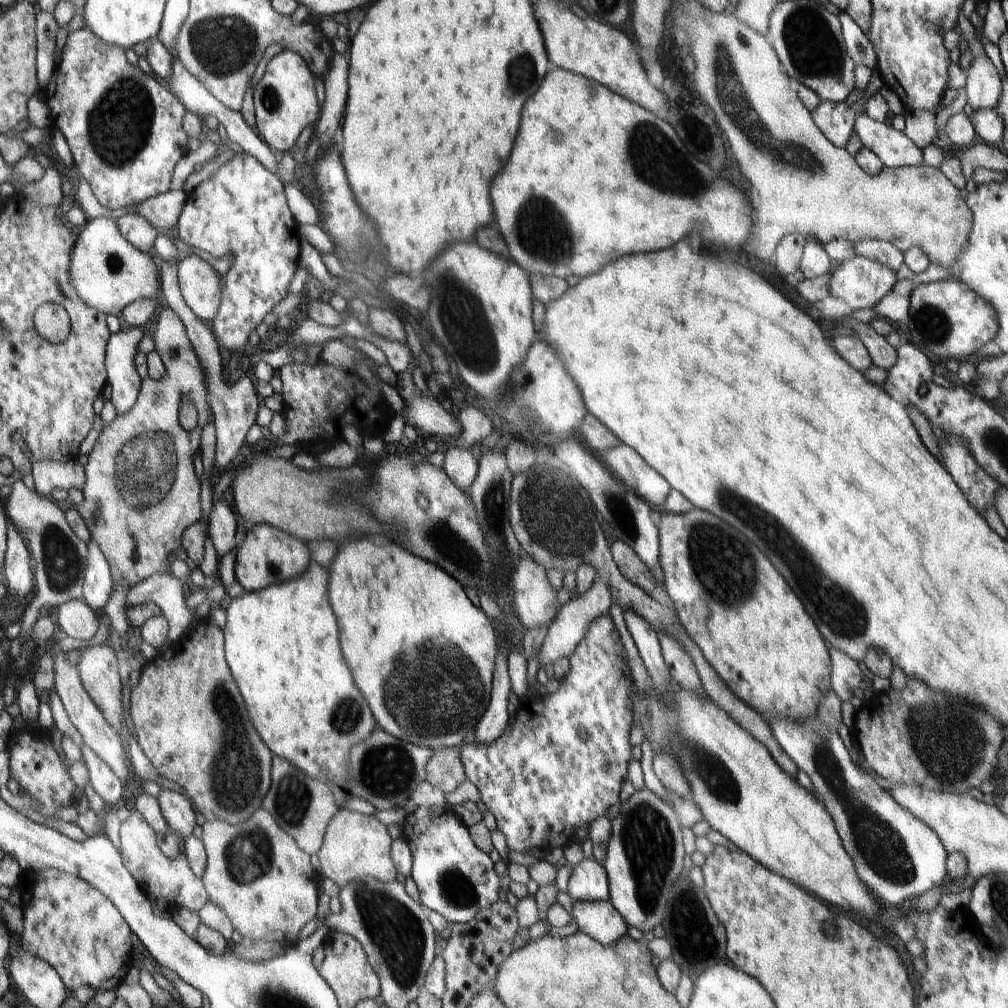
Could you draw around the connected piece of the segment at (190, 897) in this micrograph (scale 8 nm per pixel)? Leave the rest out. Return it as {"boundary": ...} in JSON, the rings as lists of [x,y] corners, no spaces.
{"boundary":[[[132,809],[132,814],[120,826],[120,850],[122,850],[122,864],[128,869],[128,872],[141,885],[141,889],[148,897],[150,902],[158,899],[165,899],[169,910],[176,912],[178,907],[184,907],[191,912],[199,911],[204,908],[208,902],[209,896],[204,888],[202,879],[192,872],[186,855],[180,852],[174,860],[168,858],[160,848],[158,848],[156,834],[157,832],[148,826],[148,822]]]}

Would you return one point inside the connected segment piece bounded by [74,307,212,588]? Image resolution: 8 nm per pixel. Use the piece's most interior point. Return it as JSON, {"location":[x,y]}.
{"location":[141,493]}

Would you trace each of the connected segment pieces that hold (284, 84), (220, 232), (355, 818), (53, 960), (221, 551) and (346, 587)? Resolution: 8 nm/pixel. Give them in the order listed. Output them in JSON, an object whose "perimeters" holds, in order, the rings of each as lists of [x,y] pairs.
{"perimeters":[[[[282,51],[265,61],[253,85],[256,128],[269,147],[287,153],[307,126],[314,126],[320,116],[316,77],[308,63],[294,51]]],[[[237,151],[212,177],[198,184],[187,195],[188,200],[178,219],[180,240],[213,257],[223,257],[230,253],[234,257],[228,272],[220,277],[220,308],[209,326],[219,347],[226,348],[228,352],[240,352],[248,344],[248,338],[256,330],[256,326],[288,294],[288,286],[299,265],[301,236],[298,224],[290,212],[282,181],[270,170],[266,170],[258,160],[241,151]]],[[[340,808],[328,822],[322,846],[318,851],[322,877],[334,880],[340,888],[352,880],[362,880],[362,876],[372,876],[380,882],[399,880],[401,877],[390,858],[391,844],[392,838],[386,826],[374,815]]],[[[58,869],[22,870],[15,882],[24,916],[22,948],[47,962],[70,993],[80,986],[115,989],[132,966],[132,932],[104,894],[78,876]]],[[[223,497],[213,502],[208,517],[208,535],[219,558],[224,558],[236,548],[236,521],[235,510],[226,504]]],[[[382,537],[376,544],[372,544],[368,540],[350,540],[342,548],[338,548],[338,554],[334,556],[334,562],[328,568],[328,602],[330,602],[330,608],[334,610],[334,616],[338,622],[340,648],[348,666],[350,666],[352,678],[355,680],[354,684],[360,690],[364,700],[368,702],[380,728],[403,741],[429,748],[434,752],[444,747],[458,749],[464,740],[468,740],[468,744],[474,743],[476,725],[490,704],[496,652],[500,652],[499,634],[492,620],[486,616],[481,608],[476,607],[468,599],[463,586],[460,586],[452,576],[448,576],[448,572],[444,572],[442,568],[428,562],[428,560],[414,556],[404,546],[389,538]]]]}

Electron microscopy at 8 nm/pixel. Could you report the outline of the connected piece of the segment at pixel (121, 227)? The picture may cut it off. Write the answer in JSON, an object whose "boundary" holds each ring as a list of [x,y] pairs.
{"boundary":[[[125,214],[120,217],[116,224],[120,234],[128,241],[134,248],[138,248],[144,254],[152,253],[154,242],[160,232],[140,214]]]}

